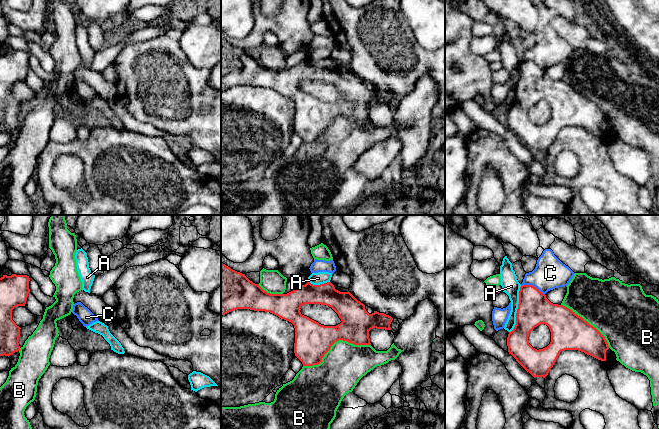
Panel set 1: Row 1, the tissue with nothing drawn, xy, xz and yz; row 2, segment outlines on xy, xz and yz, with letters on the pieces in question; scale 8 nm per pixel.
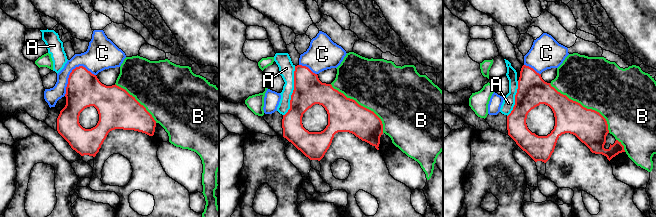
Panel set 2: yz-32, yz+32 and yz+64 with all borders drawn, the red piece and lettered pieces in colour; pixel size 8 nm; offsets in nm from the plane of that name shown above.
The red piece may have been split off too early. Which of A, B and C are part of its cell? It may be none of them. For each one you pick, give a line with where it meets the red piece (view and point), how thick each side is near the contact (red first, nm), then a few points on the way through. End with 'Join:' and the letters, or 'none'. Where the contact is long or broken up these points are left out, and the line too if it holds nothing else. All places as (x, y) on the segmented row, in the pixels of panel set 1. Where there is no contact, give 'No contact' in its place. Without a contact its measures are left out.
Join: none

